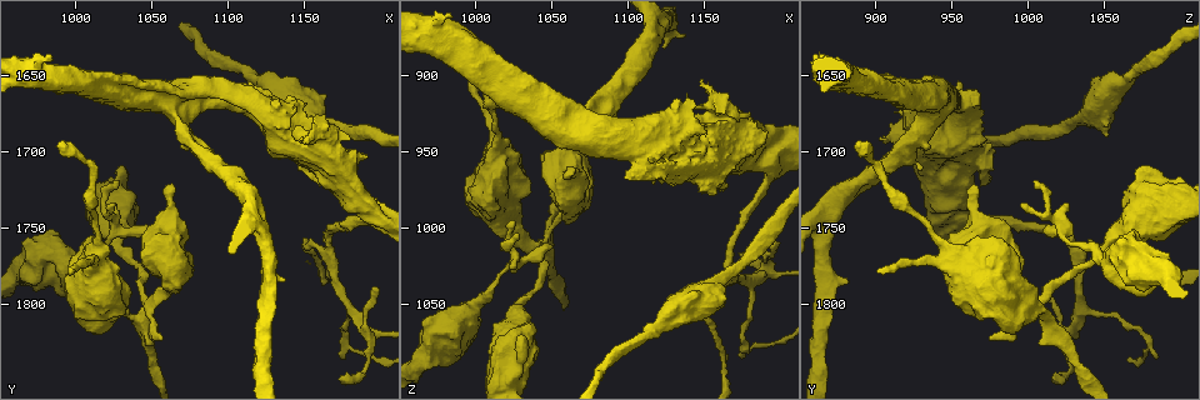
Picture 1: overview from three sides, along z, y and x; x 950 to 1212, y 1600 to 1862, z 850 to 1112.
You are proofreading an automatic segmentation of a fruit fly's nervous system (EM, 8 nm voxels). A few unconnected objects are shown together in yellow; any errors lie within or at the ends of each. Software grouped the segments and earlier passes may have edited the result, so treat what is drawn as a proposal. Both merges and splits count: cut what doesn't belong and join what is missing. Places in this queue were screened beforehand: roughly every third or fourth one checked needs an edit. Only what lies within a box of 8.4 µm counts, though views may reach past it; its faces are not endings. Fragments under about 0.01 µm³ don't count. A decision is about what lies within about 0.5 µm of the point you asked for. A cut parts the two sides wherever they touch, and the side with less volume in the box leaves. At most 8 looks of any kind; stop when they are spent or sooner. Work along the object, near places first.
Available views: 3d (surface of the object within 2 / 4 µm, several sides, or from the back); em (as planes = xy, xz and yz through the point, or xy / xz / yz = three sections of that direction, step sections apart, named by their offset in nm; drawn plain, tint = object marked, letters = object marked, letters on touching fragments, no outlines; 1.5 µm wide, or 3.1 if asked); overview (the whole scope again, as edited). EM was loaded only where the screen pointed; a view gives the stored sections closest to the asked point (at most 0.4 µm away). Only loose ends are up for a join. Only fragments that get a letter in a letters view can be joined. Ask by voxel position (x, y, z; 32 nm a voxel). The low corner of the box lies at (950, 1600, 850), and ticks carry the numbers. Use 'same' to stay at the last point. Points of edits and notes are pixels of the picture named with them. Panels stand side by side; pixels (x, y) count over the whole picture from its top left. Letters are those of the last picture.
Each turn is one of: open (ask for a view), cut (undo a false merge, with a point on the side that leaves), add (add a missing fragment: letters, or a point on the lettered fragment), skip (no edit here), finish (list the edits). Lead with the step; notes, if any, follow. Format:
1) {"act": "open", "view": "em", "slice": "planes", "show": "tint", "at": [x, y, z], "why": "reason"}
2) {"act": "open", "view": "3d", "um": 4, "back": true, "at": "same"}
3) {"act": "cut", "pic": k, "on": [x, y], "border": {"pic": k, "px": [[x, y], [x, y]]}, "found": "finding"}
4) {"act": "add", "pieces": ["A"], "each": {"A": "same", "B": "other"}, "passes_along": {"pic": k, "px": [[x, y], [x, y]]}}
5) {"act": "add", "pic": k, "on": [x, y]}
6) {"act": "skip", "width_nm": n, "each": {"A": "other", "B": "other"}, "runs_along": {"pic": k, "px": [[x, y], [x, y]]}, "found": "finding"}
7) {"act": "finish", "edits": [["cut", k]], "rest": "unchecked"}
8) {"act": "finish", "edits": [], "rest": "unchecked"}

{"act": "open", "view": "3d", "um": 4, "at": [1056, 1822, 976], "why": "tapers out"}

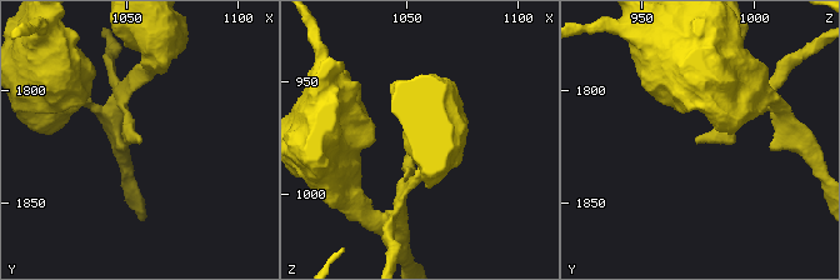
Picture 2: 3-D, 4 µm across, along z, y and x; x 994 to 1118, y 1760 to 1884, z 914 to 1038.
{"act": "open", "view": "em", "slice": "planes", "show": "letters", "at": [1055, 1823, 975]}

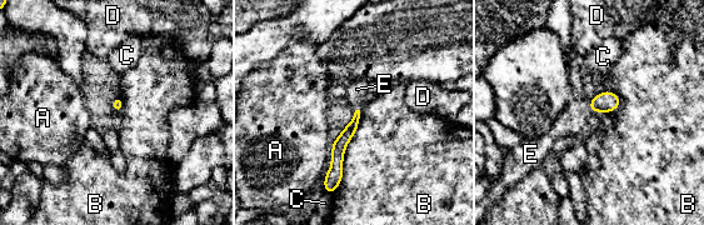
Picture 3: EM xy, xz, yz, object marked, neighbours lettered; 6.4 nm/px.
{"act": "add", "pieces": ["E"], "each": {"A": "other", "B": "other", "C": "other", "D": "other", "E": "same"}, "passes_along": {"pic": 3, "px": [[605, 101], [590, 106], [574, 115]]}, "found": "it goes on there"}

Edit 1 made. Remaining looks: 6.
{"act": "open", "view": "em", "slice": "xz", "step": 8, "show": "letters", "at": [1022, 1732, 996], "why": "free end"}

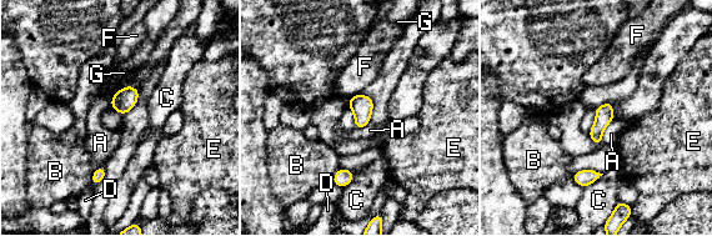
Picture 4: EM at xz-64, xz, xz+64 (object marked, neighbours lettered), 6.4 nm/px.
{"act": "skip", "each": {"A": "other", "B": "other", "C": "other", "D": "other", "E": "other", "F": "other", "G": "other"}, "found": "none of them fits"}

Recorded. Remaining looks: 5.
{"act": "open", "view": "em", "slice": "planes", "show": "plain", "at": [1162, 1680, 1030], "why": "narrows sharply"}

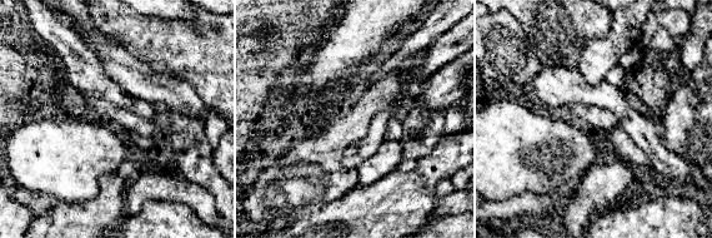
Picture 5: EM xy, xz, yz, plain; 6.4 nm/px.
{"act": "open", "view": "em", "slice": "planes", "show": "letters", "at": "same", "why": "see the neighbours"}

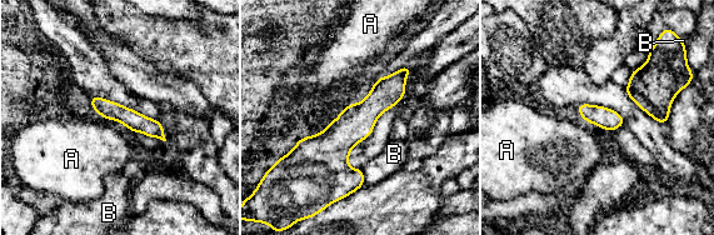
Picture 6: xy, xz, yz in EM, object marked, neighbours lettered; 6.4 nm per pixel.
{"act": "skip", "width_nm": 120, "each": {"A": "other", "B": "other"}, "border": {"pic": 6, "px": [[349, 104], [343, 109]]}, "found": "one neuron here"}

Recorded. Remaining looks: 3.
{"act": "finish", "edits": [["add", 3]], "rest": "unchecked"}

